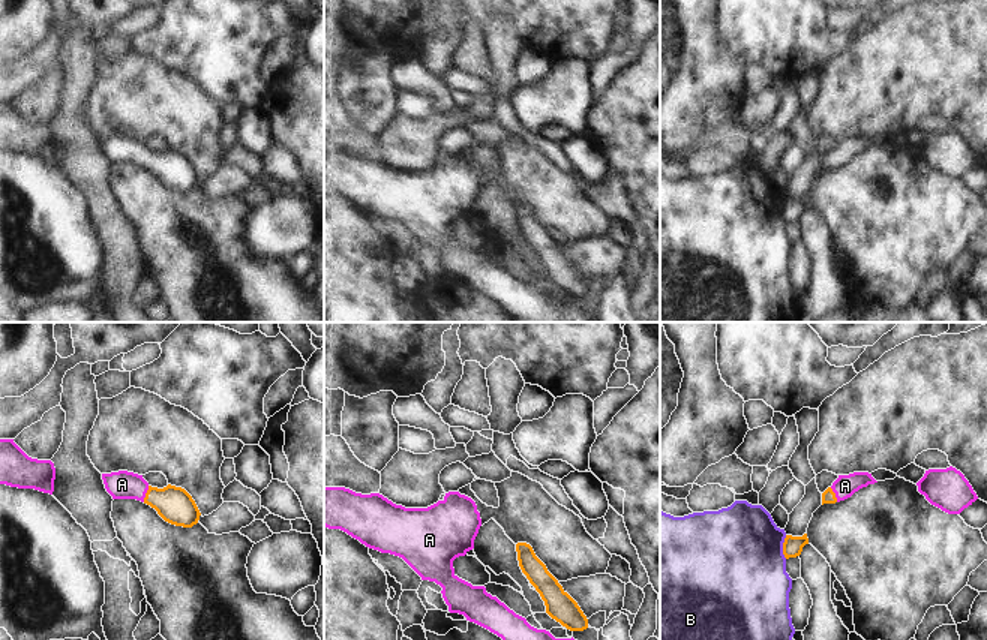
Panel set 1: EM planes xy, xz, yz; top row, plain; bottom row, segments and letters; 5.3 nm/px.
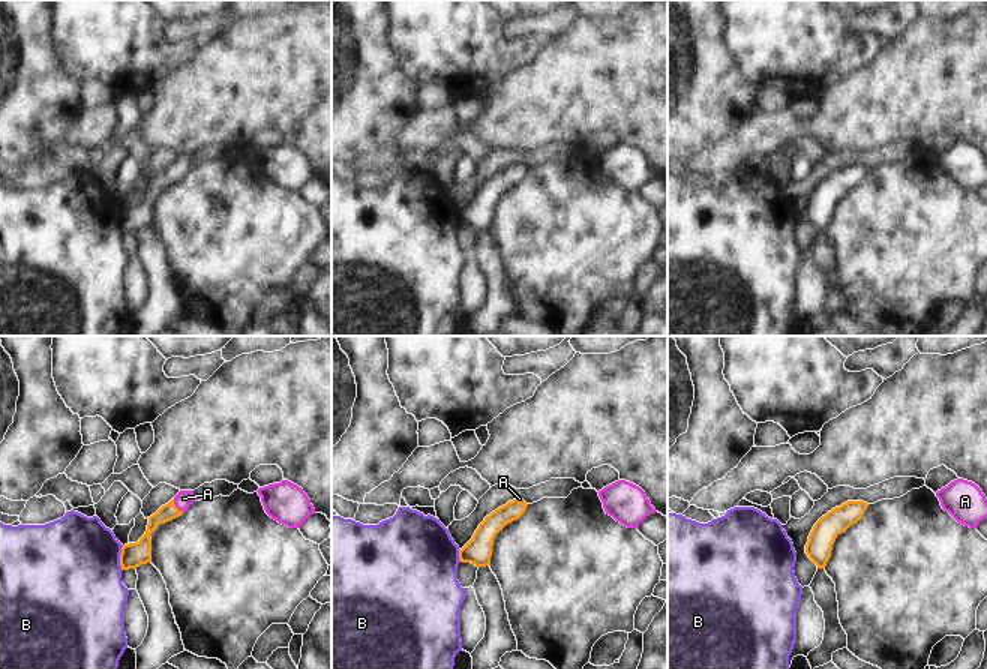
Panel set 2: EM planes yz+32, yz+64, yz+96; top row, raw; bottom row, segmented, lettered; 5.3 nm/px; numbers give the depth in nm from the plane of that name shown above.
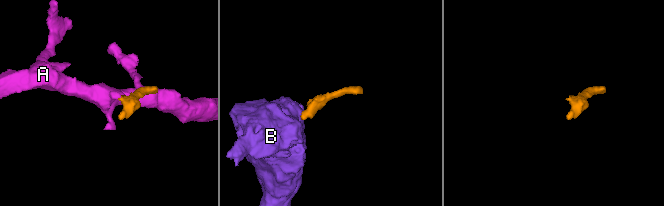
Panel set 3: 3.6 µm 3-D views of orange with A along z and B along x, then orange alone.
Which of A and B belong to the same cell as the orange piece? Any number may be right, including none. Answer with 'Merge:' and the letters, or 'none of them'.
Merge: A

